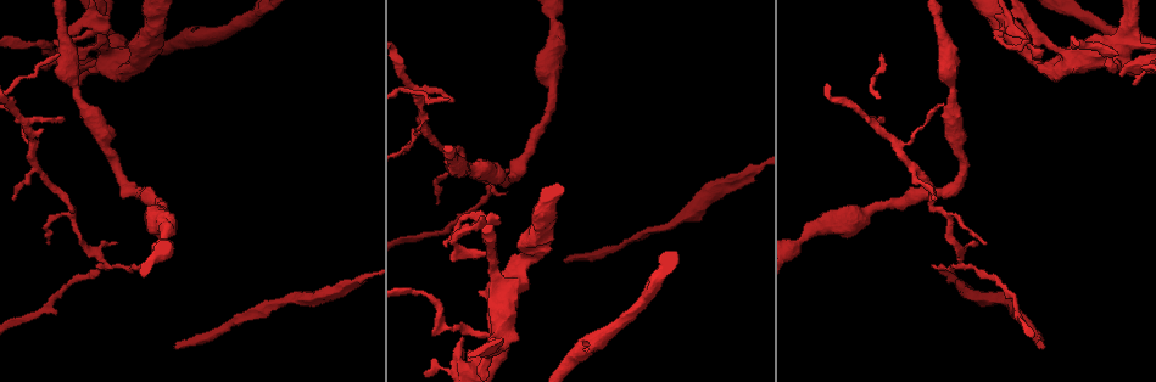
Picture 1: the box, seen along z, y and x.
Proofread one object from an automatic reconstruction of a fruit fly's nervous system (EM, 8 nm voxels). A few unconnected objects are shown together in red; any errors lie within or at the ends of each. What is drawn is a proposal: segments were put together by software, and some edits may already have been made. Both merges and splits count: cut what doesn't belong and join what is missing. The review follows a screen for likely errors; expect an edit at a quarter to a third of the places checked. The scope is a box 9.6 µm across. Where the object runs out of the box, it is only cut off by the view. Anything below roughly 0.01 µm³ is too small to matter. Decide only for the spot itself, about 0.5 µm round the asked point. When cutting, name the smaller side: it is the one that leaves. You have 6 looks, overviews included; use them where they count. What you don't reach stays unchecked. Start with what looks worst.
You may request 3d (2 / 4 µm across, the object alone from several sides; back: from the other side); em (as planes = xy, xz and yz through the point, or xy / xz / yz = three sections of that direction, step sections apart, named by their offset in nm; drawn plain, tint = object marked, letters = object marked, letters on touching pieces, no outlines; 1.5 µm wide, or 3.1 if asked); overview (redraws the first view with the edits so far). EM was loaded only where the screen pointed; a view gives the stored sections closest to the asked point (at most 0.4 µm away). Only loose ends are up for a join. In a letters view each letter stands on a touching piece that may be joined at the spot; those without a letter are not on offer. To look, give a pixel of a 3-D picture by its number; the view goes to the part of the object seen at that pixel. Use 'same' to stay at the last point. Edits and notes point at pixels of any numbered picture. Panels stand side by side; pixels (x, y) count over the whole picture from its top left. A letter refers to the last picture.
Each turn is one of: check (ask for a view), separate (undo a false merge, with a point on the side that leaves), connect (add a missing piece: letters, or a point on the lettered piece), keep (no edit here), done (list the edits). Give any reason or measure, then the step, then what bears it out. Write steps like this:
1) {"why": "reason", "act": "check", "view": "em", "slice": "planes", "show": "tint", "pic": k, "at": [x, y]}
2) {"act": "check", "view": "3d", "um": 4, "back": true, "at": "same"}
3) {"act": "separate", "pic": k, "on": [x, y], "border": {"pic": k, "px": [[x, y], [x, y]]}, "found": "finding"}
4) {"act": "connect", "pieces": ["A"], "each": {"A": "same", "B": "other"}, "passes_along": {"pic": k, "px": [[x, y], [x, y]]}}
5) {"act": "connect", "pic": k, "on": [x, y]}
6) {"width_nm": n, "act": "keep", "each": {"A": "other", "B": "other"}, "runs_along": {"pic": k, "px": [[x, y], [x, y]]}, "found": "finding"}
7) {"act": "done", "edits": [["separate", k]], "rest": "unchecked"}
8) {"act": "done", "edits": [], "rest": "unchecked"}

{"why": "free end", "act": "check", "view": "em", "slice": "xy", "step": 8, "show": "letters", "pic": 1, "at": [565, 263]}

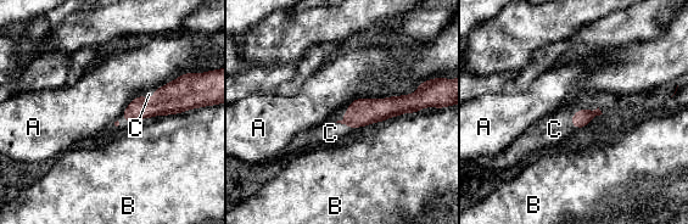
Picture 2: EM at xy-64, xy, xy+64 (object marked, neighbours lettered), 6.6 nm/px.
{"longest_contact_nm": ["A", 190], "act": "connect", "pieces": ["C"], "each": {"A": "other", "B": "other", "C": "same"}, "passes_along": {"pic": 2, "px": [[361, 112], [341, 123], [330, 133]]}, "found": "the neuron continues"}

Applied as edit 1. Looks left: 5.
{"why": "sharp bend", "act": "check", "view": "3d", "um": 4, "pic": 1, "at": [963, 266]}

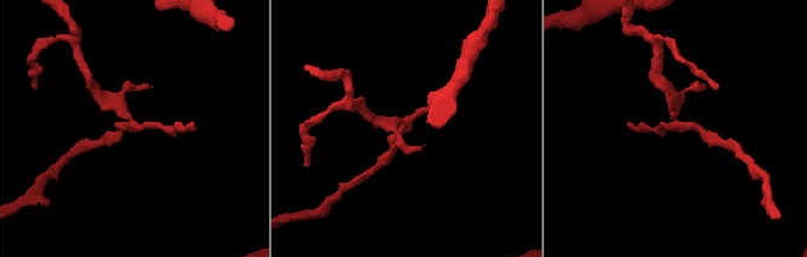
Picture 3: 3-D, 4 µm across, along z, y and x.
{"act": "check", "view": "em", "slice": "planes", "show": "letters", "pic": 3, "at": [681, 124]}

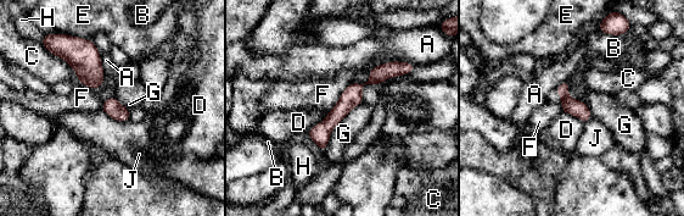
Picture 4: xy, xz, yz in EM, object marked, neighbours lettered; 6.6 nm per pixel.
{"width_nm": 120, "act": "separate", "pic": 4, "on": [576, 108], "each": {"A": "other", "B": "other", "C": "other", "D": "other", "E": "other", "F": "other", "G": "other", "H": "other", "J": "other"}, "border": {"pic": 4, "px": [[566, 95], [561, 100]]}, "found": "a second neuron is stuck on"}

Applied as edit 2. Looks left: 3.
{"why": "abrupt turn", "act": "check", "view": "3d", "um": 2, "pic": 1, "at": [478, 357]}

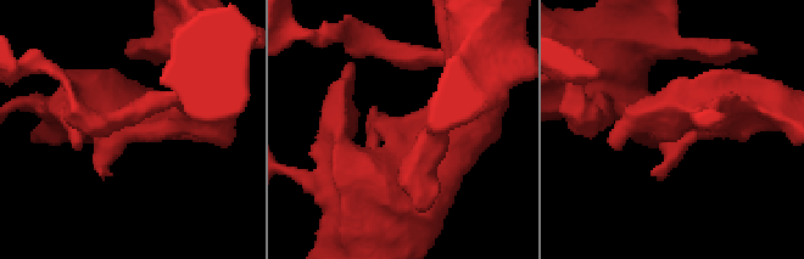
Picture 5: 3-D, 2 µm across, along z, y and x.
{"act": "check", "view": "em", "slice": "planes", "show": "letters", "pic": 5, "at": [126, 130]}

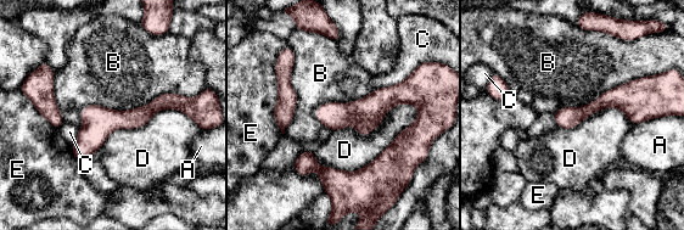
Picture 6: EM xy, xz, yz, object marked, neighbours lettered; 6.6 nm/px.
{"act": "keep", "each": {"A": "other", "B": "other", "C": "other", "D": "other", "E": "other"}, "border": {"pic": 6, "px": [[419, 108], [355, 170], [313, 156]]}, "found": "all the same neuron"}

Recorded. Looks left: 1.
{"act": "done", "edits": [["connect", 2], ["separate", 4]], "rest": "unchecked"}

